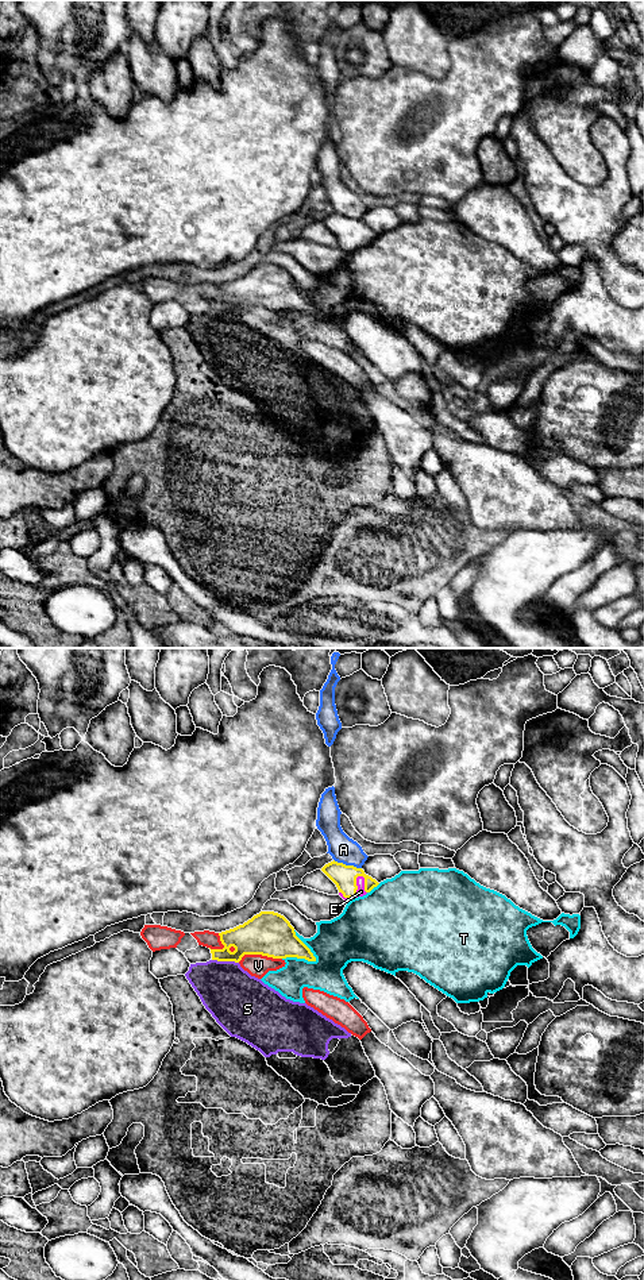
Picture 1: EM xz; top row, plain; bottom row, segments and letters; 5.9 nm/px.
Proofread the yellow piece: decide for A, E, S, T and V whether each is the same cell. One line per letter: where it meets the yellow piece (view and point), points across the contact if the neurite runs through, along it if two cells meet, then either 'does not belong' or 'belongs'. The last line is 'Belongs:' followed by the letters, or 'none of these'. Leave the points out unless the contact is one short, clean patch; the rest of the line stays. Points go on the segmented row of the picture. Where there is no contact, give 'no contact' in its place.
A: xz (347, 866) | does not belong
E: xz (355, 885) | belongs
S: xz (226, 960) | does not belong
T: xz (307, 947) | does not belong
V: xz (259, 953) | does not belong
Belongs: E

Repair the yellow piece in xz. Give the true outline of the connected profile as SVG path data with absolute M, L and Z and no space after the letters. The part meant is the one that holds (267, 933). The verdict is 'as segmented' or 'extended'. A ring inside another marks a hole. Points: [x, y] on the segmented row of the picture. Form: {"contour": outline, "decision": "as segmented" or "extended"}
{"contour": "M261 911L243 925L219 936L224 948L211 949L212 960L239 963L244 955L262 955L316 961L311 949L296 936L290 922L274 911Z", "decision": "as segmented"}

